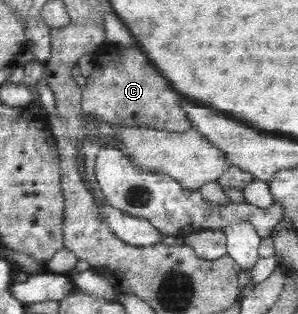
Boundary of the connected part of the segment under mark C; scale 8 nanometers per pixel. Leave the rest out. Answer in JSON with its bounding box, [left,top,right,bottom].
[82,42,192,133]

